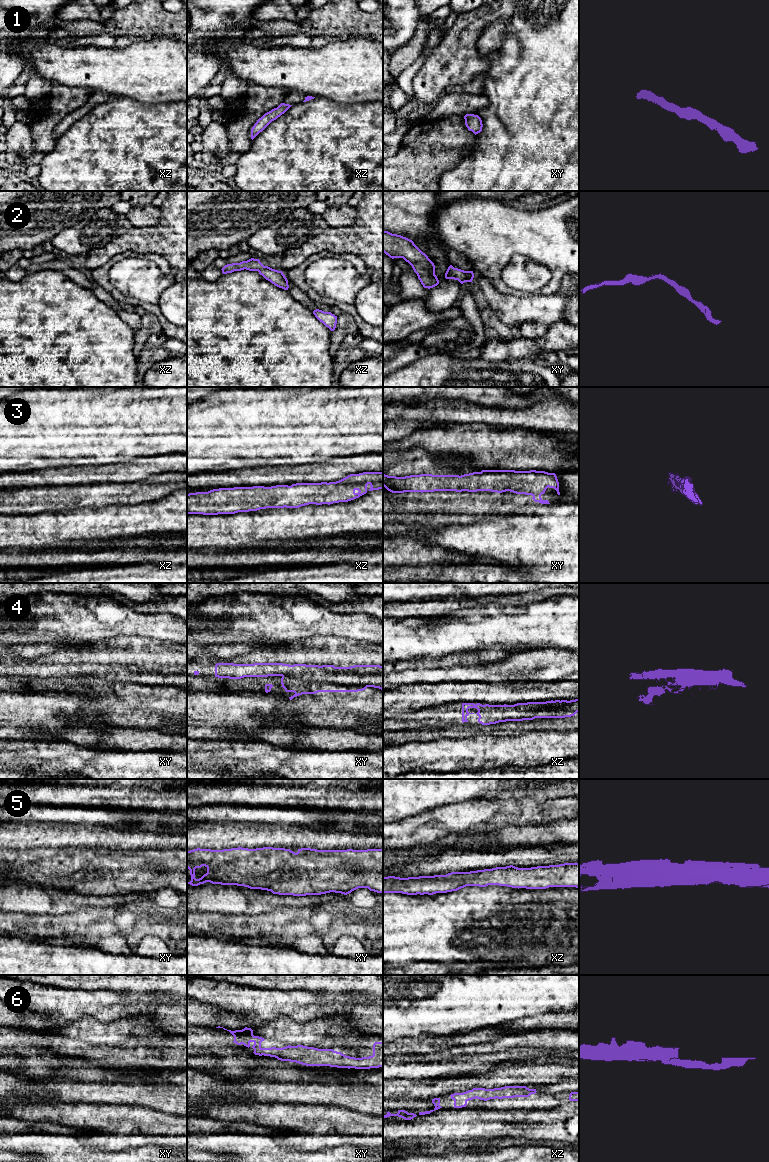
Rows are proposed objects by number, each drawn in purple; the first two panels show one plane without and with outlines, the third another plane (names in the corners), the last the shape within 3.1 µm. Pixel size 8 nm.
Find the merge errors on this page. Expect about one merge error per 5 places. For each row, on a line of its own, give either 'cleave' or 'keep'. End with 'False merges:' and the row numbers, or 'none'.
1: keep
2: keep
3: keep
4: cleave
5: keep
6: keep
False merges: 4

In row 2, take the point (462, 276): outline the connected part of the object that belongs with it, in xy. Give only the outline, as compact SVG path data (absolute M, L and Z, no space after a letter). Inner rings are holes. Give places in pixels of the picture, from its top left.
M450 265L445 273L445 278L458 280L461 284L463 284L465 282L472 282L474 273L473 271L464 271Z

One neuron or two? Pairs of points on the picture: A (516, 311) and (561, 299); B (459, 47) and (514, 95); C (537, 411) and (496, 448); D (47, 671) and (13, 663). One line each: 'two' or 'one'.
A: one
B: two
C: two
D: one

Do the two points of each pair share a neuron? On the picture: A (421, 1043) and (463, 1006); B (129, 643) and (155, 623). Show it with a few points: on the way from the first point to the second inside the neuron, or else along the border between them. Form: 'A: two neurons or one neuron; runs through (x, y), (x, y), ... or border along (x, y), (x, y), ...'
A: two neurons; border along (453, 1033), (449, 1035), (429, 1035)
B: two neurons; border along (113, 637), (121, 635), (142, 636), (160, 641)

